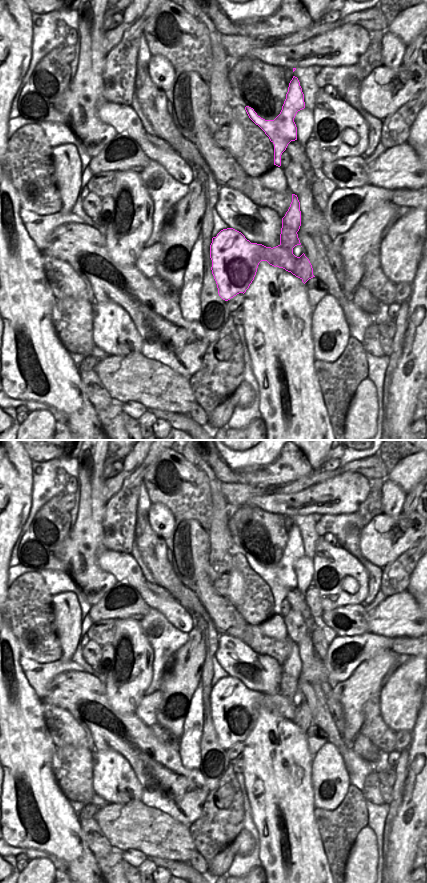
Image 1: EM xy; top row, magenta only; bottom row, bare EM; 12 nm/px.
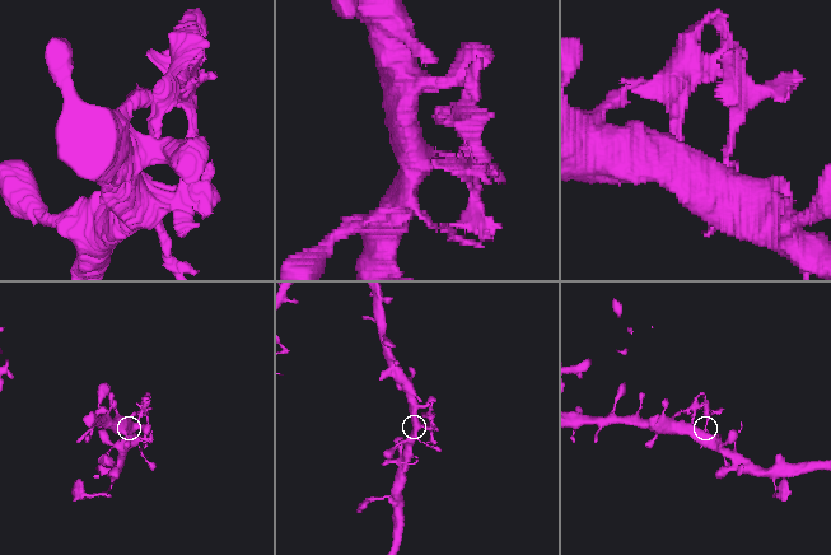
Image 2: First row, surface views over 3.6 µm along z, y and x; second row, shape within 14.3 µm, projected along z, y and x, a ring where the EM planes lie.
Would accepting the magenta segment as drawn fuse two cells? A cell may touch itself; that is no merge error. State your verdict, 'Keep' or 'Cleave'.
Cleave.

